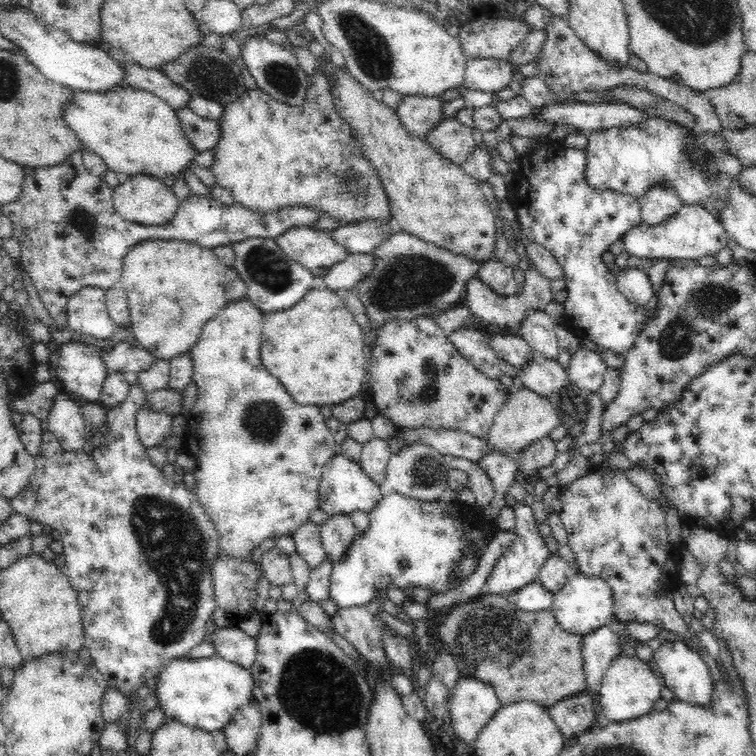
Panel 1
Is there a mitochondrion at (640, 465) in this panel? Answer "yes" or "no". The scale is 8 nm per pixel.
no

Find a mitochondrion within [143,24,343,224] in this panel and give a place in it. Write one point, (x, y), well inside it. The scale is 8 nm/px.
(209, 75)

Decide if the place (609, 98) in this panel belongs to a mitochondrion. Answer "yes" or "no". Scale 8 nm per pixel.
no

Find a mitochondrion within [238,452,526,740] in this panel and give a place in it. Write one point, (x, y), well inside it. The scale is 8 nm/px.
(317, 687)

